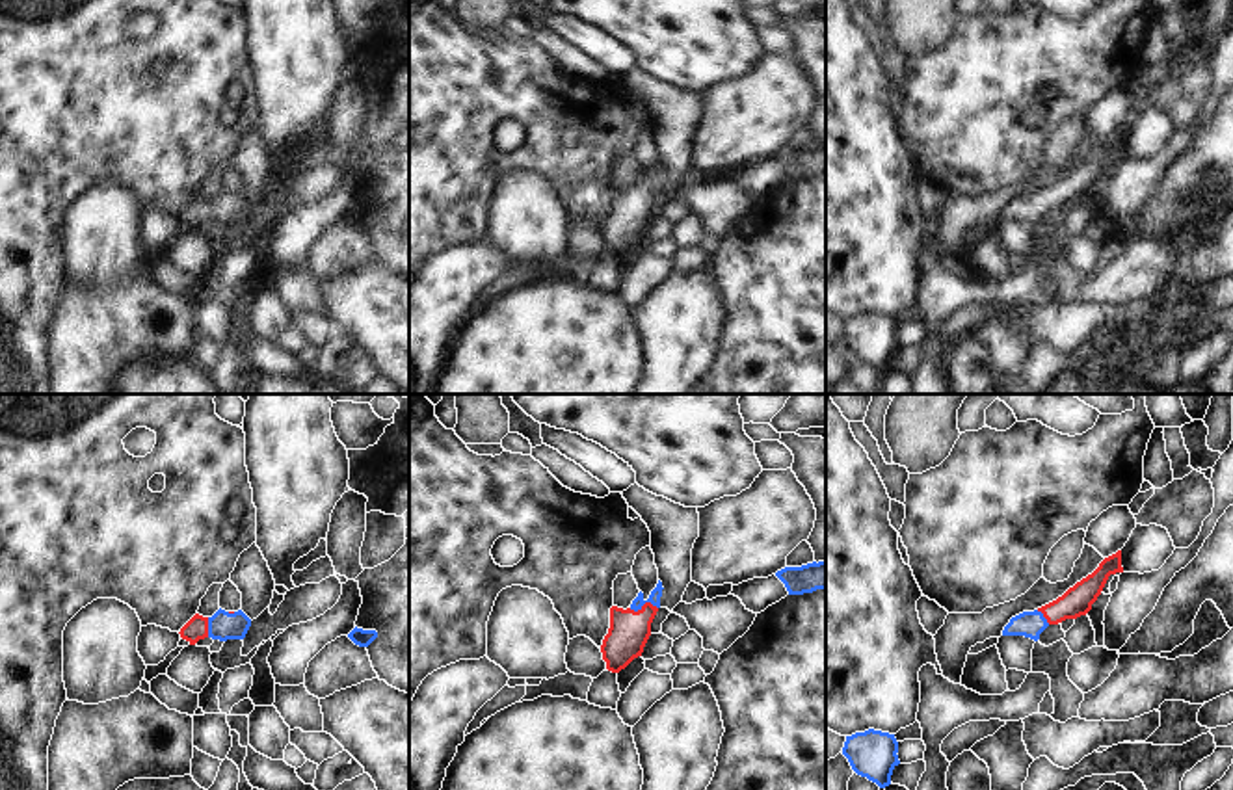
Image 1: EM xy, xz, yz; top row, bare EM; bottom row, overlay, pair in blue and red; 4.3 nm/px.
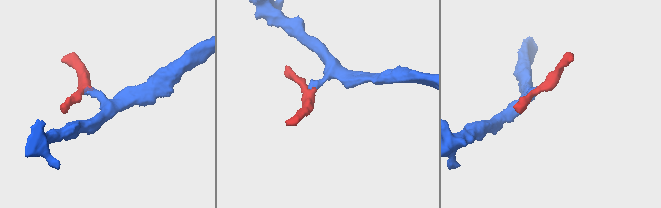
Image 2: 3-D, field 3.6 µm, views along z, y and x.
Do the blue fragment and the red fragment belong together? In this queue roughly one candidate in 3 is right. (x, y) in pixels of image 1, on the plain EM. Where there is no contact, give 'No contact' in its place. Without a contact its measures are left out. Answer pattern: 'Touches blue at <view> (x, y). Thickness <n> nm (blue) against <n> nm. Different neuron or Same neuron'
Touches blue at xz (642, 188). Thickness 50 nm (blue) against 180 nm. Same neuron.

